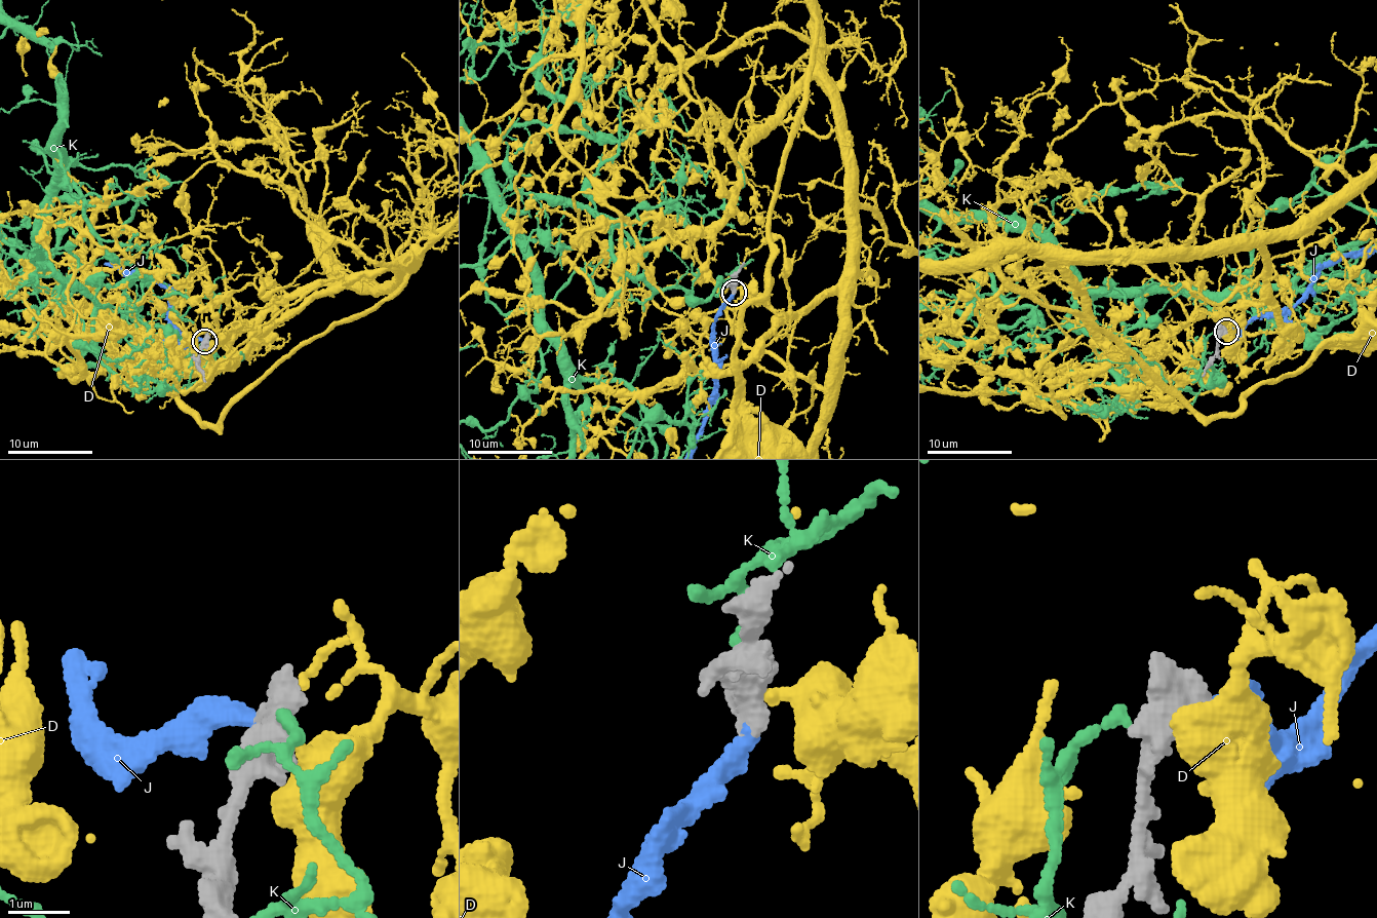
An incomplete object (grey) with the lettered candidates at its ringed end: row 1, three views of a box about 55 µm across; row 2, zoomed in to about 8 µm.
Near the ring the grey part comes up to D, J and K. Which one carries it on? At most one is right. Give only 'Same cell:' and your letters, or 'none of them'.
Same cell: J

